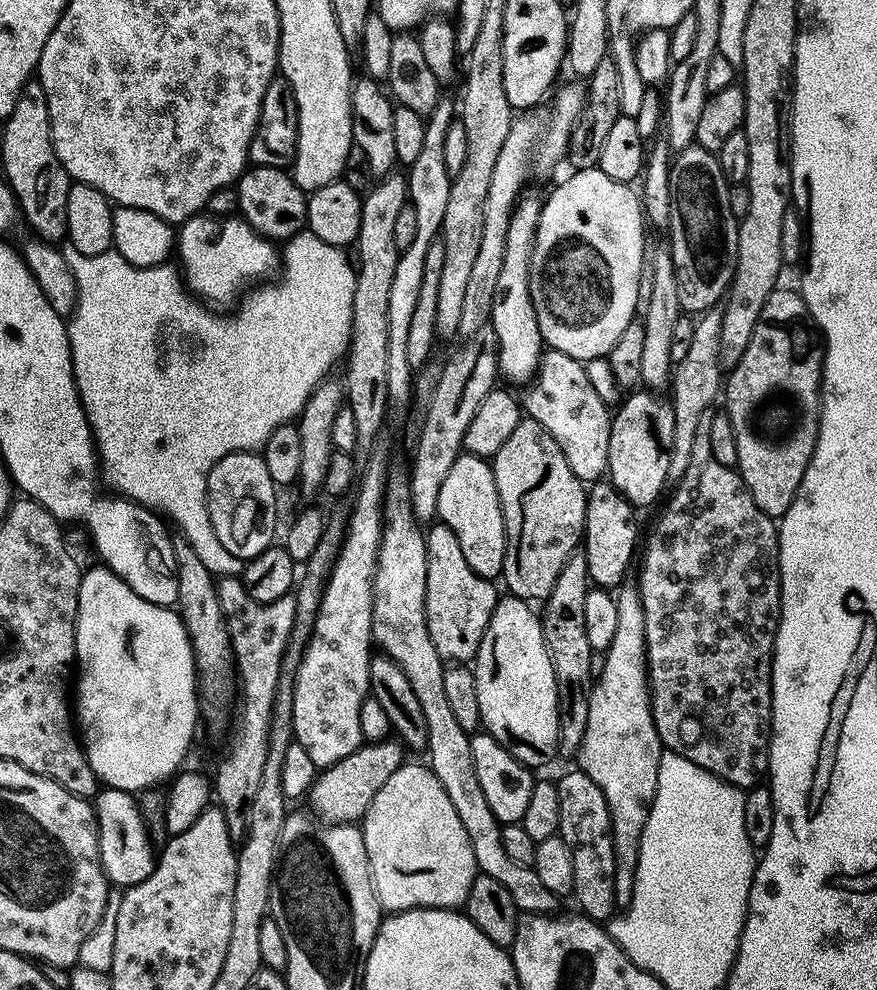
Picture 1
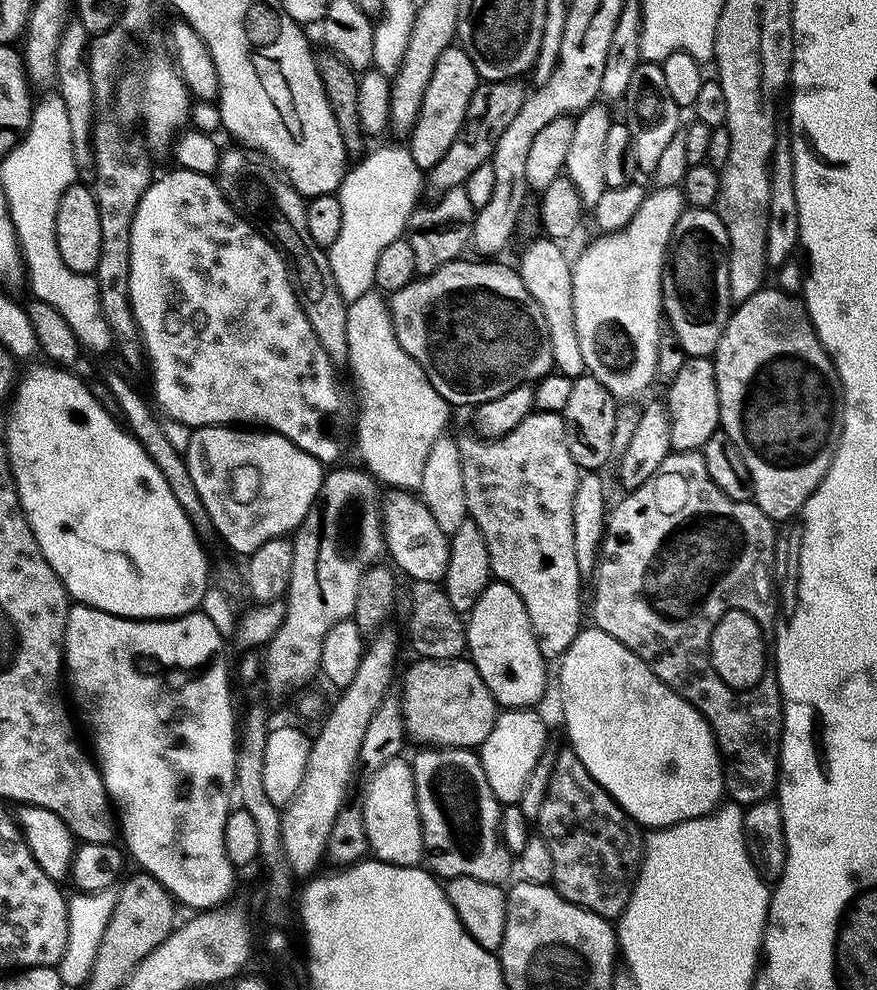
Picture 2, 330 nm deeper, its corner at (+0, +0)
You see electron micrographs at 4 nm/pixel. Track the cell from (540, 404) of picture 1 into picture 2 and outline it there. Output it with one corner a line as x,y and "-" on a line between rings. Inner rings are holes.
480,258
468,259
451,260
434,270
434,274
411,280
402,290
391,293
387,301
394,334
402,350
425,371
430,385
451,406
485,404
511,388
539,382
554,368
546,318
542,318
542,310
538,302
534,302
530,290
526,290
526,282
522,282
519,271

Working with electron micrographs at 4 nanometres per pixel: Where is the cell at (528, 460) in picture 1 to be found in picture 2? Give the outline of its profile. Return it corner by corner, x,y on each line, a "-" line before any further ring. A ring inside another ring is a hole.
533,410
528,413
525,420
518,422
518,426
514,426
514,430
510,430
505,436
477,438
475,435
469,434
465,440
463,438
459,441
459,445
468,516
478,526
478,530
482,530
482,538
486,538
486,550
490,554
491,575
499,583
510,586
514,590
514,594
518,594
518,598
522,598
522,606
526,606
526,614
530,618
530,626
536,636
538,650
544,655
545,661
559,661
560,657
566,654
566,650
570,650
570,642
574,642
574,638
578,638
582,627
582,621
580,621
580,583
582,583
582,577
574,552
574,494
582,472
581,469
577,468
568,449
563,415
558,412

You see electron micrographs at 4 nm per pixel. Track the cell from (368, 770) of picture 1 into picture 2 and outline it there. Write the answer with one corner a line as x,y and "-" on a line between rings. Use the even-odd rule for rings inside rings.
471,659
413,661
398,691
407,739
417,740
420,746
479,749
490,730
494,730
498,705

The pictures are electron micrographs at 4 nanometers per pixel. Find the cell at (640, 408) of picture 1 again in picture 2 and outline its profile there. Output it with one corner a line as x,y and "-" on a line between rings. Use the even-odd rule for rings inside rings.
689,356
685,359
678,378
667,385
666,407
672,419
670,442
677,452
703,449
704,443
720,428
720,407
718,406
718,386
712,360
707,356

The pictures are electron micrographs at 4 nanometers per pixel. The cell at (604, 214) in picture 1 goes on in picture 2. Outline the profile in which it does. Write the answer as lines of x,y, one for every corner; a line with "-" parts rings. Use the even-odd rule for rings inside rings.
657,187
656,192
649,191
645,200
634,214
634,218
629,222
623,231
610,232
607,234
597,235
597,240
581,254
575,257
572,264
572,297
574,298
574,330
578,330
578,346
582,346
582,358
587,375
598,378
606,390
616,397
620,402
632,402
640,396
648,387
653,387
656,378
656,367
658,366
658,338
660,337
660,325
662,323
662,297
660,294
660,283
664,277
664,258
668,254
668,239
674,230
674,222
684,213
685,202
679,187
662,188

